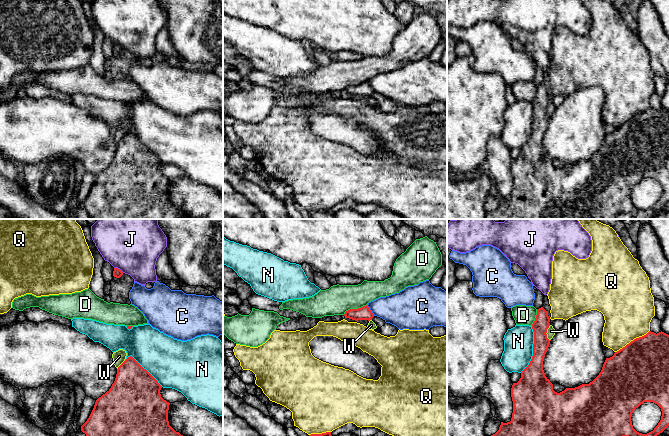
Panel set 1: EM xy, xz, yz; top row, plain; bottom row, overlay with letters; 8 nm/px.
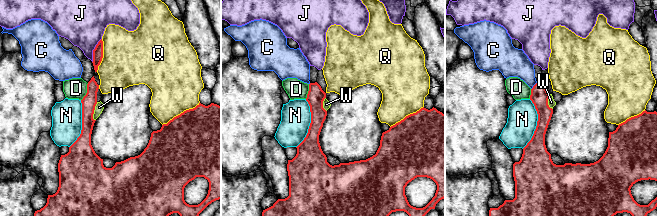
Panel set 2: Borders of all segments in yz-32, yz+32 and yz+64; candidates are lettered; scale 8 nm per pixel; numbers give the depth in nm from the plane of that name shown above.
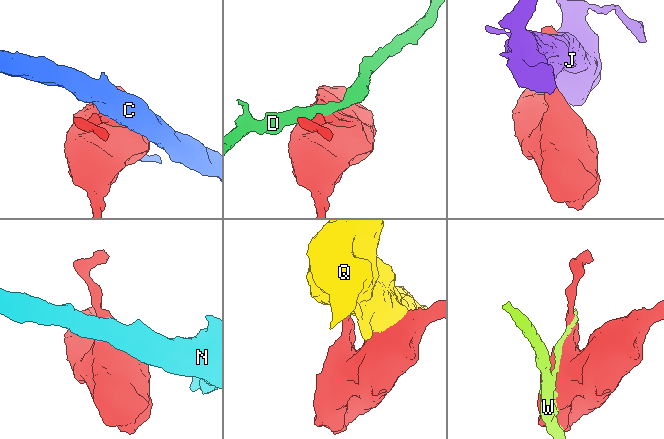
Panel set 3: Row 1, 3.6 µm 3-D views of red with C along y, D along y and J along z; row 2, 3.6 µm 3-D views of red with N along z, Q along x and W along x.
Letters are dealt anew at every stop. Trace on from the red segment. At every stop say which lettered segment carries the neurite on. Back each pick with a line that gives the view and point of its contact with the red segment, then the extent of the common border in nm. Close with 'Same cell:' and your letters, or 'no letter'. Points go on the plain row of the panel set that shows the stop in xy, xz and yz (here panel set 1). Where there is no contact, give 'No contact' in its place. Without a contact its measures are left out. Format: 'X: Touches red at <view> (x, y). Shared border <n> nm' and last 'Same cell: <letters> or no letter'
Same cell: no letter

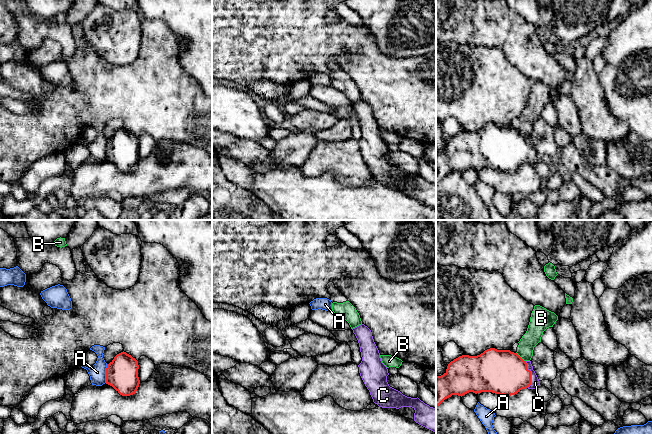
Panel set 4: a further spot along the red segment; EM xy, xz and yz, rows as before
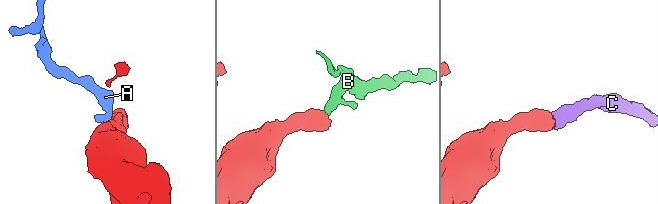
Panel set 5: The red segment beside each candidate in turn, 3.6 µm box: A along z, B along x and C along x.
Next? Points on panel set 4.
C: Touches red at yz (530, 150). Shared border 220 nm
Same cell: C

